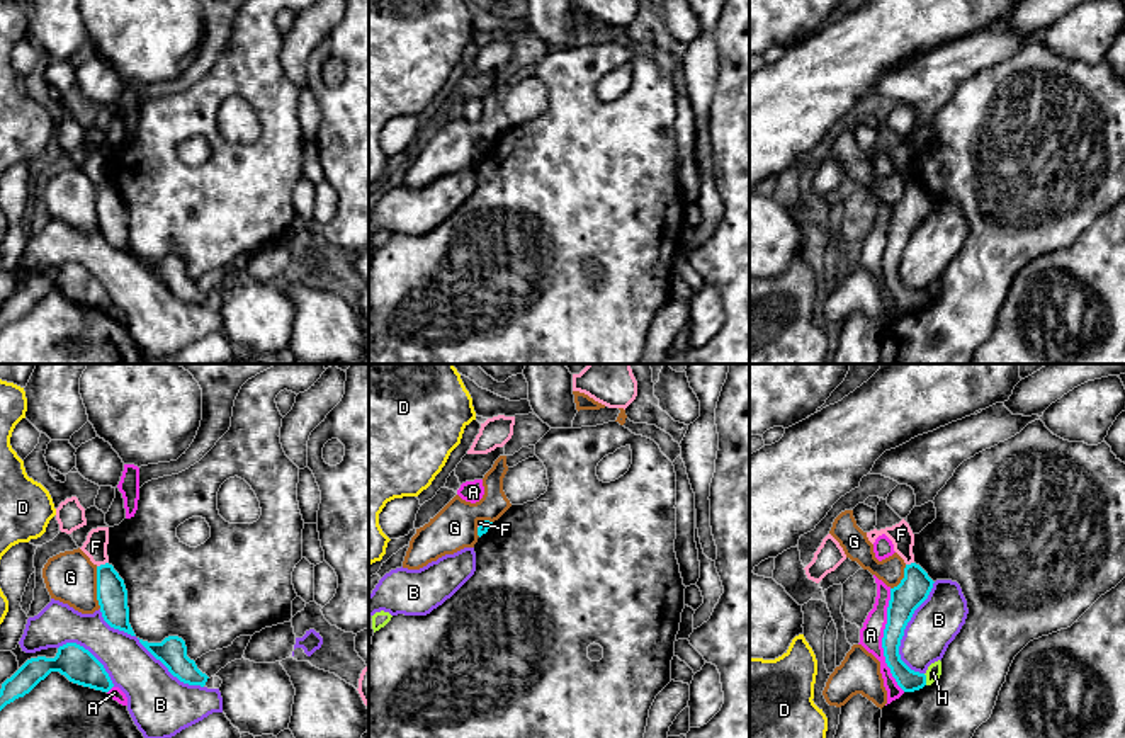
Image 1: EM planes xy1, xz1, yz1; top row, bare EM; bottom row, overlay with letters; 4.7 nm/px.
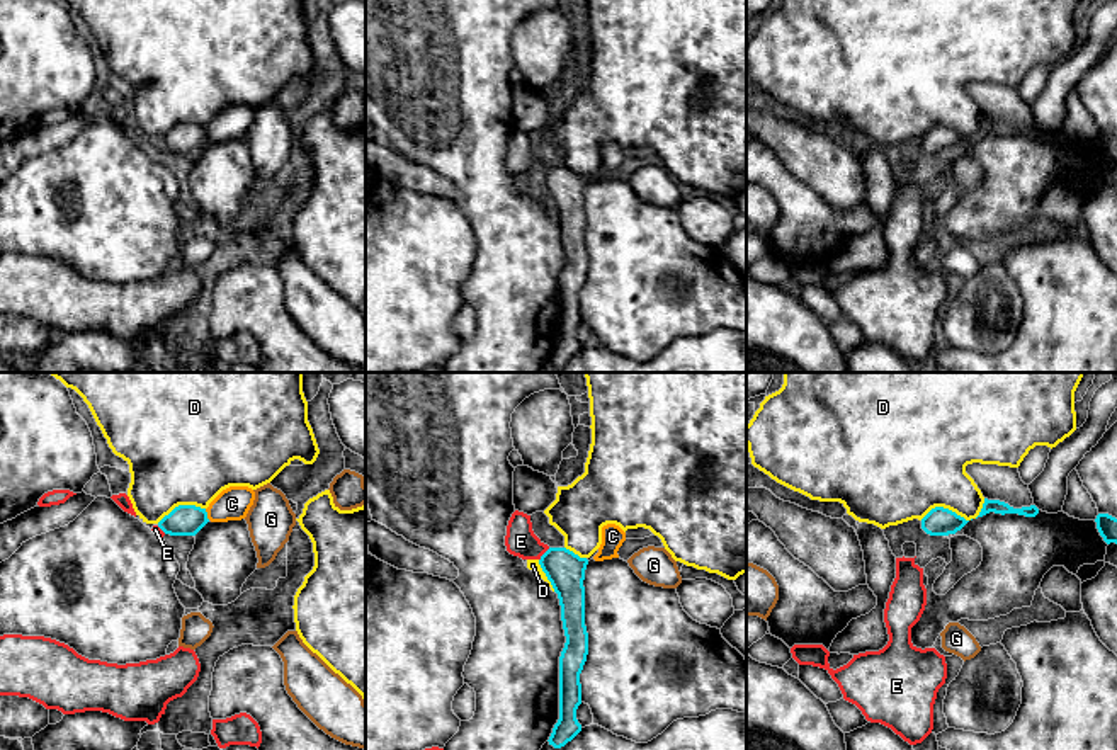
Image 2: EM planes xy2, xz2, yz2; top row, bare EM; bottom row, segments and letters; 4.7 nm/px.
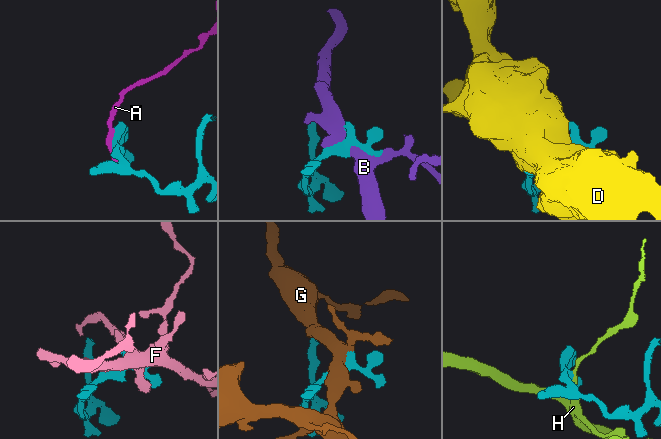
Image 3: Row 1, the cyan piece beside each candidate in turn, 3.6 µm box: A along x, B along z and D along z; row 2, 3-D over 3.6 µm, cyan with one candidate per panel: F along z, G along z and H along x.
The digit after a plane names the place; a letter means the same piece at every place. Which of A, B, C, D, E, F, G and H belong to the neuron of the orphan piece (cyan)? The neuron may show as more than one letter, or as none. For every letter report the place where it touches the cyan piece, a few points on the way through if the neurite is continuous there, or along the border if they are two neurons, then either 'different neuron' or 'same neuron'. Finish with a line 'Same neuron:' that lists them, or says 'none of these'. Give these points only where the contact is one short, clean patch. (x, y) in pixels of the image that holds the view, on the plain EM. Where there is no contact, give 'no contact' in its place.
A: yz1 (882, 259) | different neuron
B: xy1 (148, 269) | different neuron
C: xy2 (206, 133) | along xy2 (204, 128), (209, 138) | different neuron
D: yz2 (946, 128) | different neuron
E: xz2 (543, 174) | across xz2 (565, 189), (543, 174), (521, 160) | same neuron
F: xy1 (102, 184) | along xy1 (107, 181), (97, 186) | different neuron
G: xy1 (97, 206) | different neuron
H: yz1 (925, 298) | along yz1 (923, 293), (927, 303) | different neuron
Same neuron: E

